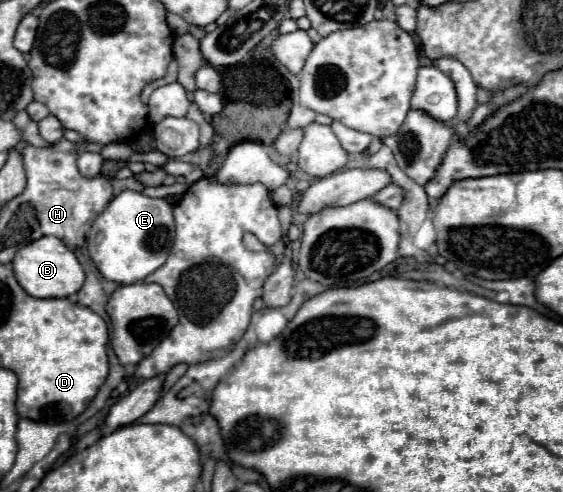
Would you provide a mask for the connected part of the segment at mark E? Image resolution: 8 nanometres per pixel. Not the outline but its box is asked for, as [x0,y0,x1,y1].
[86,190,174,284]

